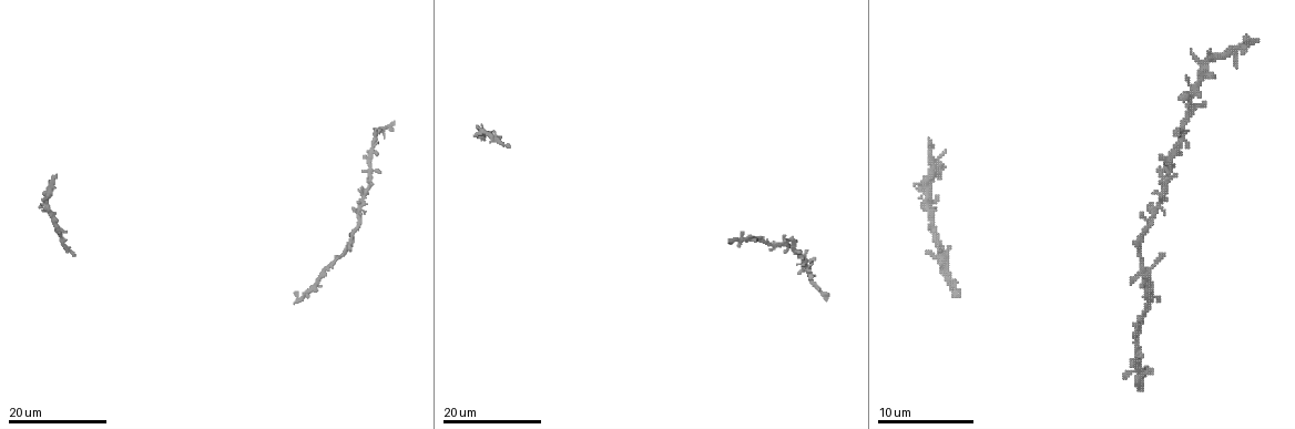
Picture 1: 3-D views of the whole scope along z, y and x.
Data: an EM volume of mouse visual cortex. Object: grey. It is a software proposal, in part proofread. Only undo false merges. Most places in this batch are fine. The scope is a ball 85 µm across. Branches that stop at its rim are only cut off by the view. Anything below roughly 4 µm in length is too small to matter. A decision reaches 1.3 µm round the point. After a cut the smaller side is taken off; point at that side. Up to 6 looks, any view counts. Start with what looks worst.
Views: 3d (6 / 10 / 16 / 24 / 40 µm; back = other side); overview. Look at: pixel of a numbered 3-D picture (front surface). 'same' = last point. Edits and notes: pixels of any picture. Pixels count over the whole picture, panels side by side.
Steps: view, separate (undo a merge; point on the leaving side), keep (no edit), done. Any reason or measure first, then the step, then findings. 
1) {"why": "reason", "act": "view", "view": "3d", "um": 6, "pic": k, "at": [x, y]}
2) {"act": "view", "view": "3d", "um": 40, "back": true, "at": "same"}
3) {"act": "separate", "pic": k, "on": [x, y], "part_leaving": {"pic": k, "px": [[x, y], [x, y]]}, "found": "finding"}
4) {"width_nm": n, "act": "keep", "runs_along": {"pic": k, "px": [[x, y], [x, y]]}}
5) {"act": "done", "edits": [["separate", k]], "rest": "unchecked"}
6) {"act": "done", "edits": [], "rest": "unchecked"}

{"why": "three arms meet", "act": "view", "view": "3d", "um": 24, "pic": 1, "at": [1173, 160]}

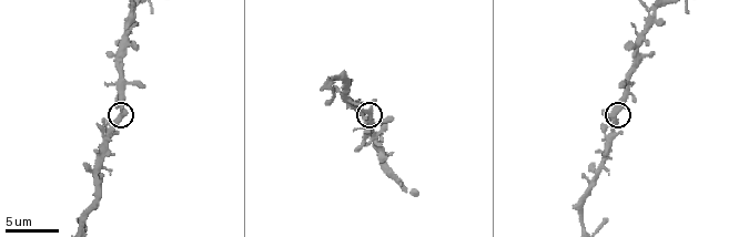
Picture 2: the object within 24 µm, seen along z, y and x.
{"why": "closer look", "act": "view", "view": "3d", "um": 6, "pic": 2, "at": [615, 115]}

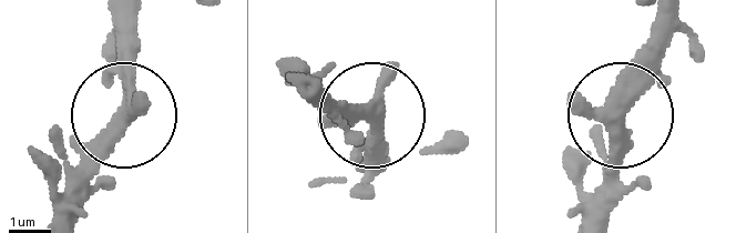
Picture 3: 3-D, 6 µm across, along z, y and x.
{"act": "keep", "runs_along": {"pic": 3, "px": [[58, 218], [121, 101], [121, 19]]}, "found": "one neuron here"}

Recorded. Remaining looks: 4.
{"why": "thin neck", "act": "view", "view": "3d", "um": 24, "pic": 1, "at": [1213, 59]}

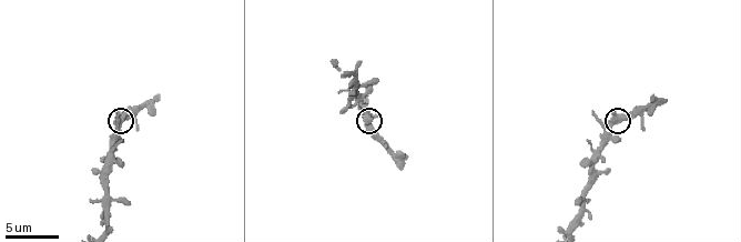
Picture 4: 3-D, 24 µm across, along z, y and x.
{"act": "view", "view": "3d", "um": 6, "pic": 4, "at": [619, 122]}

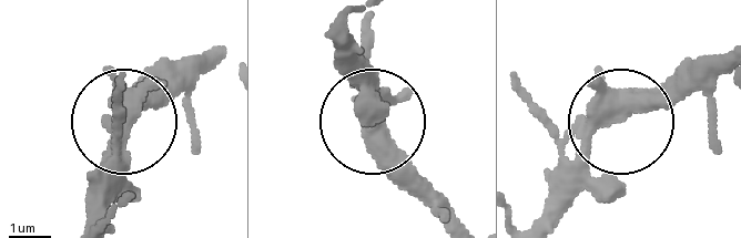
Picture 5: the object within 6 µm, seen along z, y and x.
{"arms": 4, "act": "keep", "found": "one neuron here"}

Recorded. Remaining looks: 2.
{"why": "thin neck", "act": "view", "view": "3d", "um": 16, "pic": 4, "at": [108, 190]}

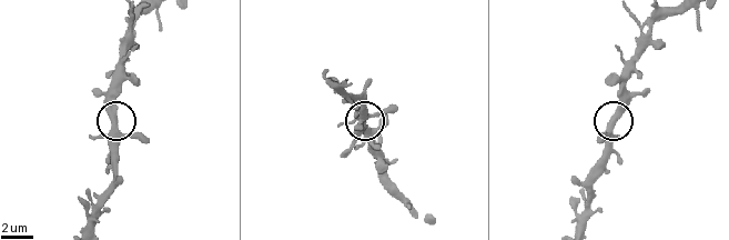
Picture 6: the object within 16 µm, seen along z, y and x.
{"width_nm": 410, "act": "keep", "runs_along": {"pic": 6, "px": [[89, 227], [90, 214], [112, 174], [117, 84]]}, "found": "continuous, no second neuron"}

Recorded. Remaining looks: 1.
{"act": "done", "edits": [], "rest": "unchecked"}

